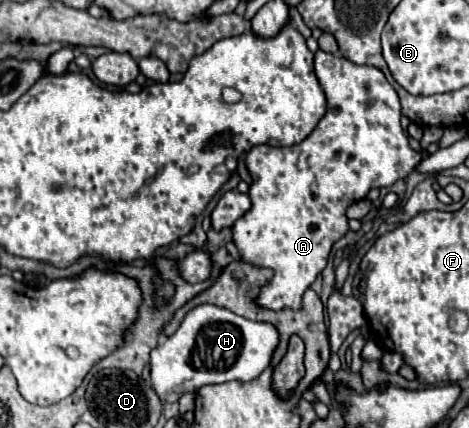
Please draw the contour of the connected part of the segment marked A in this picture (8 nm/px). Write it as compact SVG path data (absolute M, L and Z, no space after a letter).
M324 50L316 52L314 70L328 100L326 114L314 132L294 146L254 146L246 152L244 160L252 176L248 192L252 208L236 220L232 234L242 260L274 270L272 282L268 282L258 296L258 304L270 310L298 310L304 290L310 288L316 276L324 270L332 244L350 230L346 210L354 202L366 198L370 188L392 186L398 180L406 180L422 160L422 154L410 148L408 134L400 126L398 94L380 70L372 66L358 66L342 56L334 56Z

